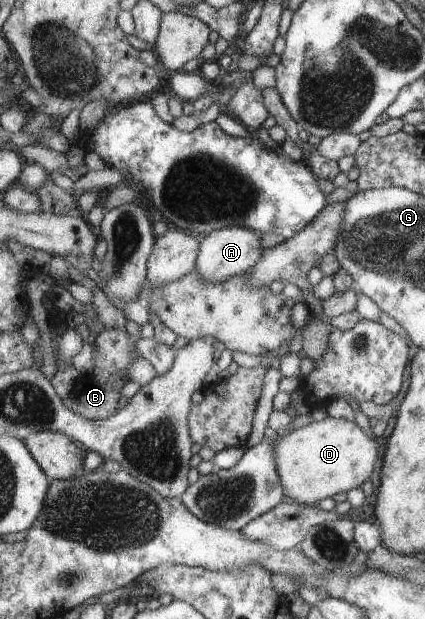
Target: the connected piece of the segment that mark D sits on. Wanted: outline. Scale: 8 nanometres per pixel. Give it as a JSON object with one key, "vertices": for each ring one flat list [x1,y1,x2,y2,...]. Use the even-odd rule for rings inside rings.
{"vertices":[[327,417,321,422,301,421,287,436,275,435,274,446,278,453,278,473,286,494,293,502,303,506,314,506,322,499,335,497,341,492,349,493,363,487,365,481,370,481,371,475,377,469,381,459,377,438,373,439,367,431,363,431,357,423,345,419]]}

